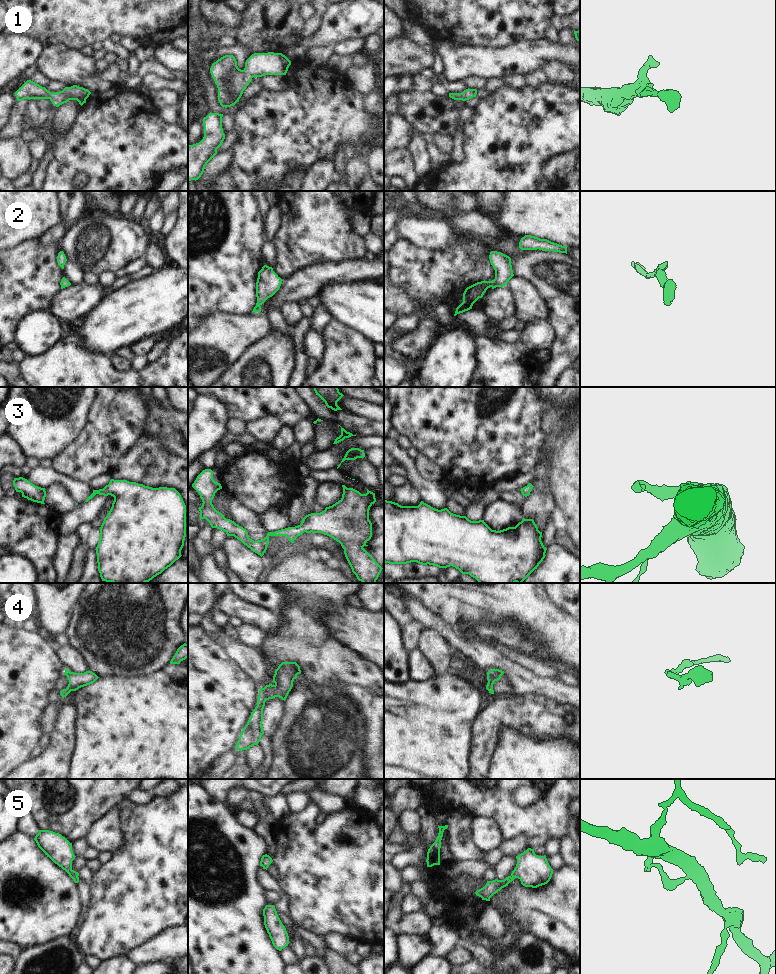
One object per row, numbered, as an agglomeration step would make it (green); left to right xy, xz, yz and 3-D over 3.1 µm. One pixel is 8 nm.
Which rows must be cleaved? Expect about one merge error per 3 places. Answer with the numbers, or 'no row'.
4

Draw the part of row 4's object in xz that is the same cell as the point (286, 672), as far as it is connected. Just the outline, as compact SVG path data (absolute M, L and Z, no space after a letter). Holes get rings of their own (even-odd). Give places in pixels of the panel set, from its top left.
M282 662L273 676L275 684L269 684L264 687L266 699L279 697L285 701L293 687L293 681L300 673L300 666L296 662Z

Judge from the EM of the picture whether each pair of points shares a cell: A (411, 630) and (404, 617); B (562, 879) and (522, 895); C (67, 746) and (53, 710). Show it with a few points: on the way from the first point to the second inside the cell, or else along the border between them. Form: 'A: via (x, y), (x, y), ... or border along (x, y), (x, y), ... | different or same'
A: border along (413, 618), (402, 629) | different
B: via (552, 889), (546, 895), (532, 895) | same
C: border along (63, 704), (55, 727), (50, 733) | different

